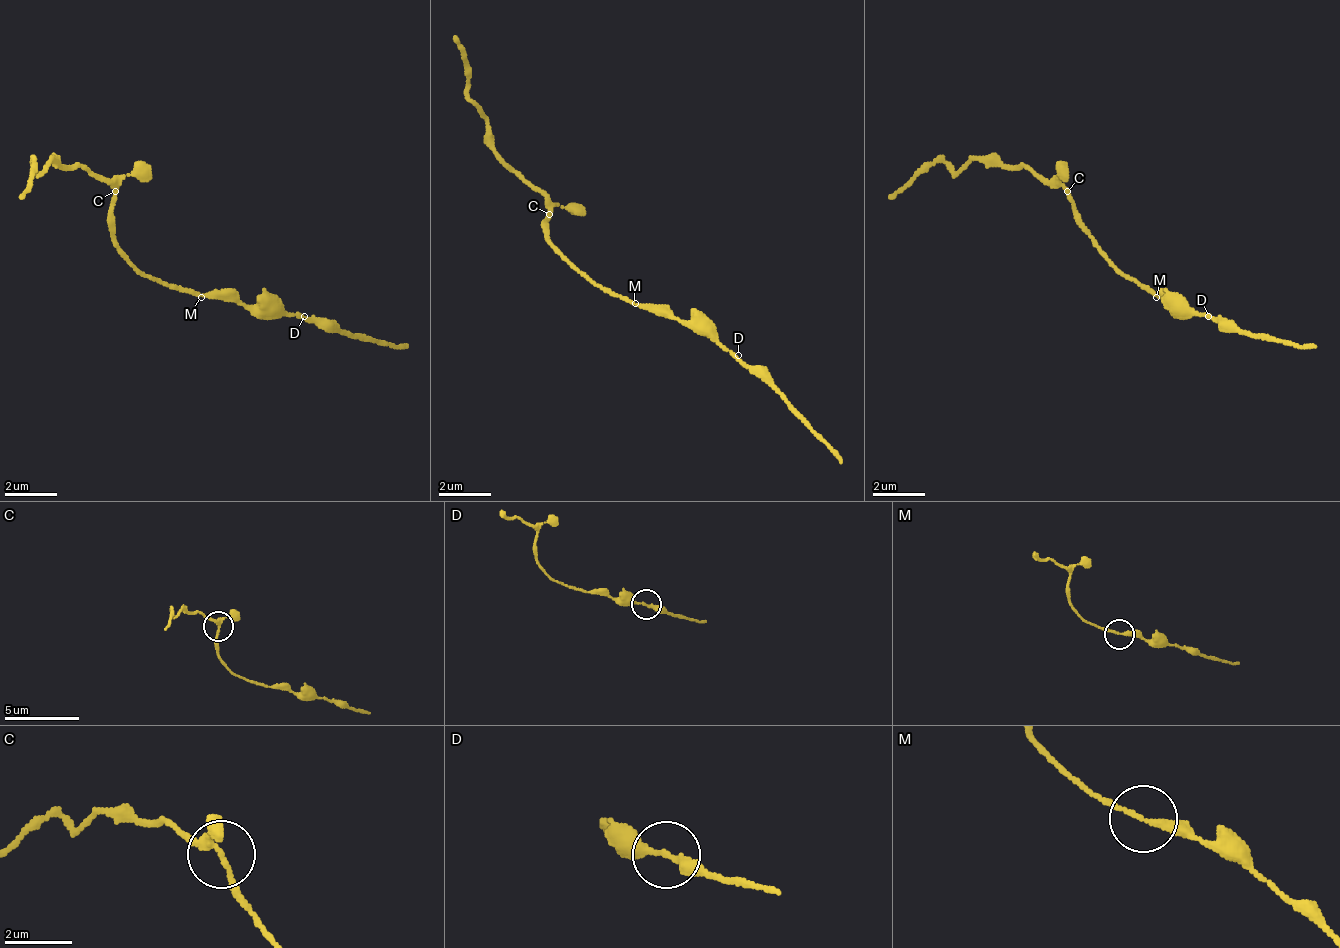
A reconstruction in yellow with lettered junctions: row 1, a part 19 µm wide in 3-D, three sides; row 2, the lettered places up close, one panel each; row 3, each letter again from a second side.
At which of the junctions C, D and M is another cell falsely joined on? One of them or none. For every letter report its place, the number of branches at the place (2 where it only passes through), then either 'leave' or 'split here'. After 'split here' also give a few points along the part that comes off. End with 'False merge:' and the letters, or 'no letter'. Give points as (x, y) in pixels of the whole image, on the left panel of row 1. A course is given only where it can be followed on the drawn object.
C: (115, 191) | 3 | leave
D: (304, 316) | 2 | leave
M: (201, 297) | 2 | leave
False merge: no letter

